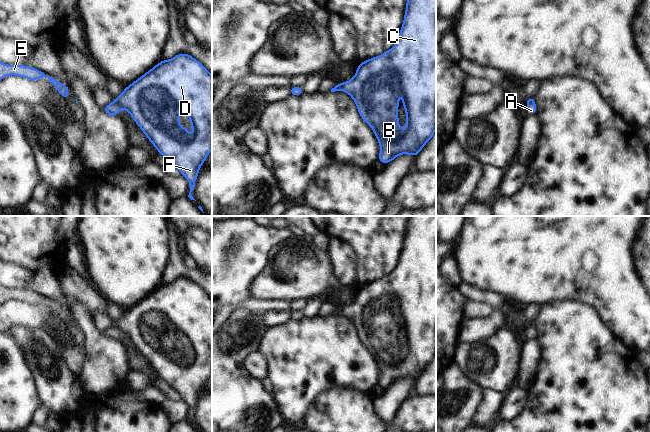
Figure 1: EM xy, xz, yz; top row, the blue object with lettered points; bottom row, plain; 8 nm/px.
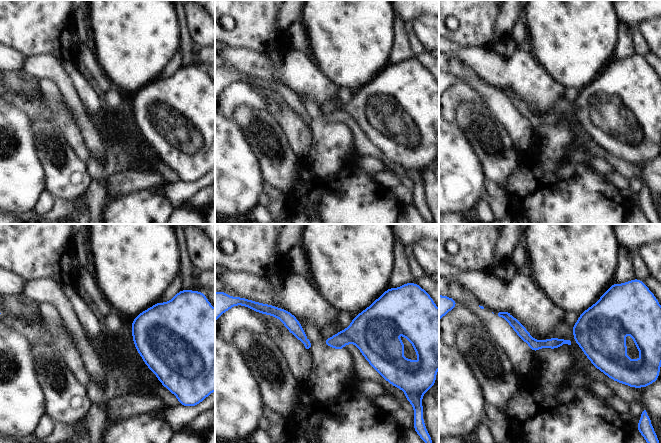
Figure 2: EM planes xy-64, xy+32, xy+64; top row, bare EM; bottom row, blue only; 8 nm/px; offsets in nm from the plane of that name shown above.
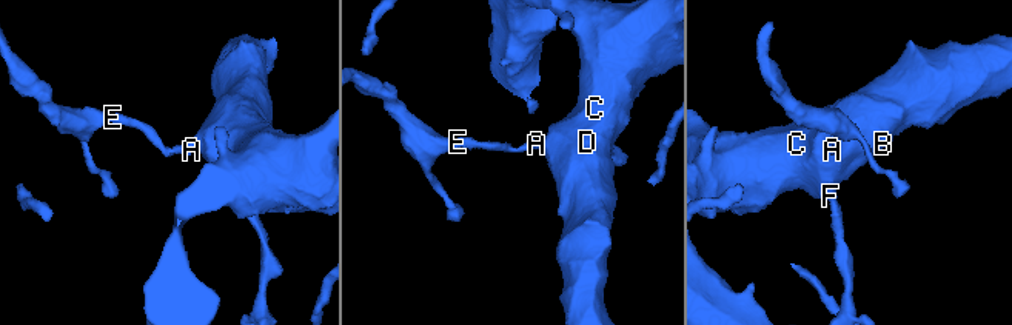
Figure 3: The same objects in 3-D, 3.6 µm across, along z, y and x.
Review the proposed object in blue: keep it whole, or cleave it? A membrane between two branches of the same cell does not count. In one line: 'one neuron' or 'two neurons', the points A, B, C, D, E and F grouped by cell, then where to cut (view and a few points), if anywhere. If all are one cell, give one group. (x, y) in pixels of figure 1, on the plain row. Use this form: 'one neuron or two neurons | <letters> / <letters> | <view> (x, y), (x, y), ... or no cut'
two neurons | A E / B C D F | xy (114, 324), (122, 331)

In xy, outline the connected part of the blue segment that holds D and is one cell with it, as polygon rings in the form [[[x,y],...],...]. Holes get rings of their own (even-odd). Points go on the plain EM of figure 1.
[[[179,277],[170,284],[161,284],[132,308],[127,309],[114,325],[129,336],[158,377],[177,391],[182,400],[188,404],[190,410],[188,421],[195,424],[191,416],[194,414],[200,391],[203,390],[212,373],[212,299],[206,291],[193,280]],[[171,325],[182,332],[188,340],[194,355],[191,363],[188,362],[188,352],[179,349],[180,336],[170,330]]]

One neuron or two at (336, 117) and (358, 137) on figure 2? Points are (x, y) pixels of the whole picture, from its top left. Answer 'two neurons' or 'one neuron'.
one neuron

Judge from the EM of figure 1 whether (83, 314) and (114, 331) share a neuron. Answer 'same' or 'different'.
different

